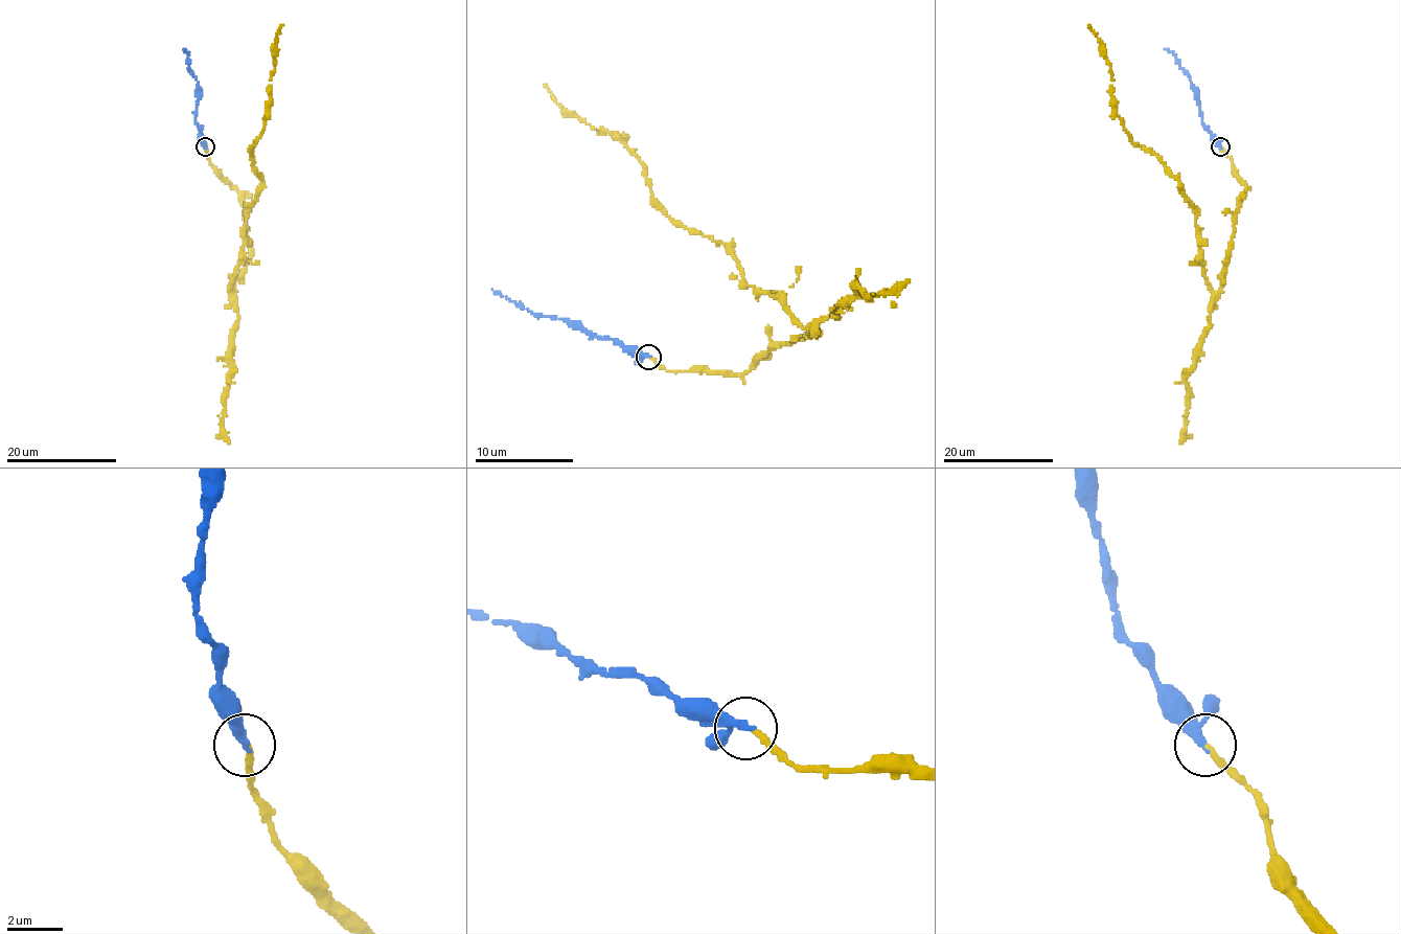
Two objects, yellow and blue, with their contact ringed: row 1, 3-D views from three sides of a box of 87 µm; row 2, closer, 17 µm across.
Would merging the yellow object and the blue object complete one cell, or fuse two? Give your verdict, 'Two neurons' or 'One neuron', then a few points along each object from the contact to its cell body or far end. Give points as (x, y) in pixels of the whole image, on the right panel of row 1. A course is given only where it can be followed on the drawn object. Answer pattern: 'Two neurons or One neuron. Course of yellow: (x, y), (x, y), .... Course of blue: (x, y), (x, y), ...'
One neuron. Course of yellow: (1220, 146), (1246, 186), (1216, 294), (1195, 210), (1161, 159), (1131, 140), (1091, 24). Course of blue: (1219, 146), (1201, 121), (1198, 91), (1192, 86), (1191, 77), (1178, 65), (1174, 53), (1165, 48)

